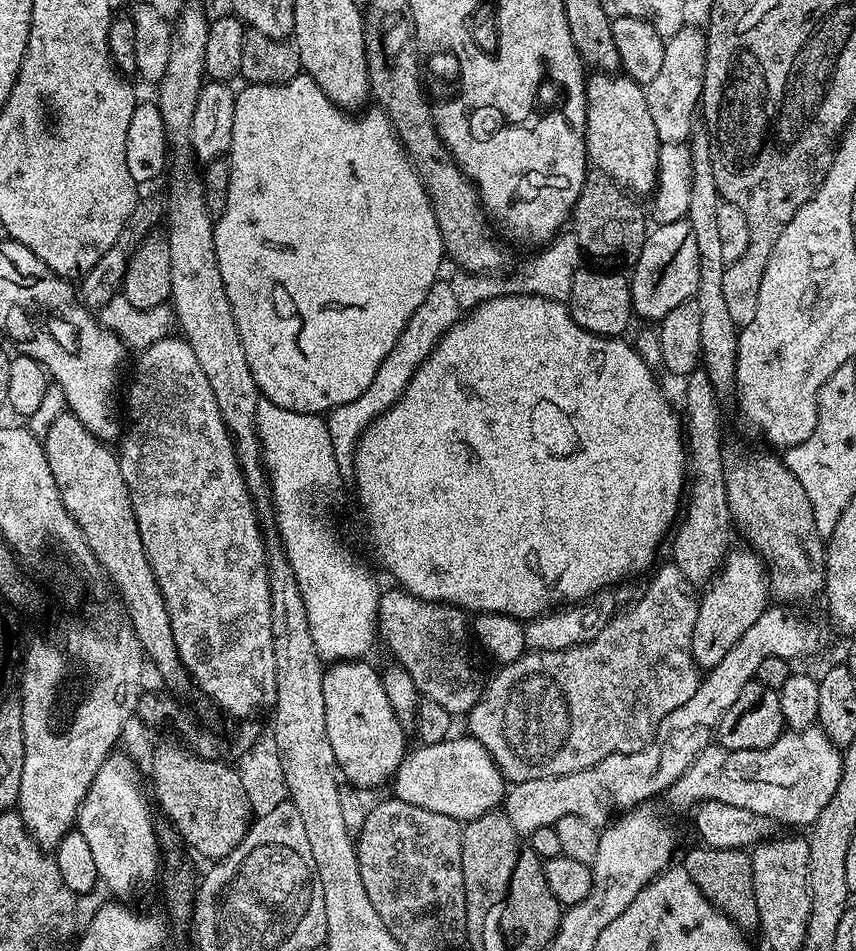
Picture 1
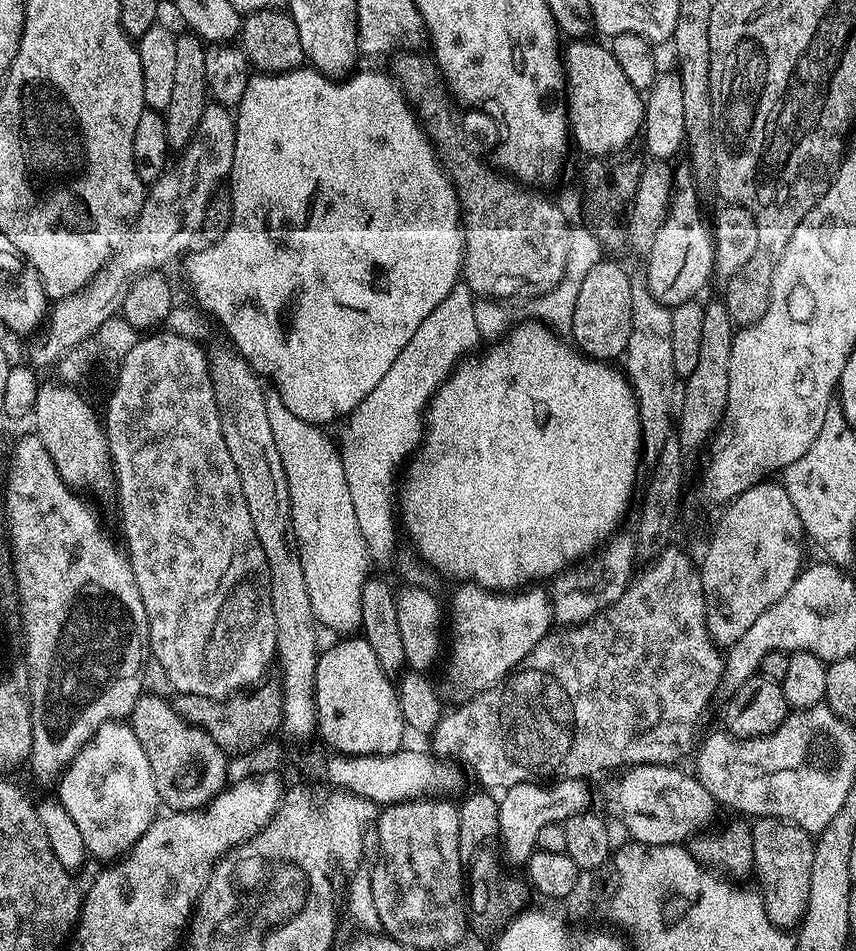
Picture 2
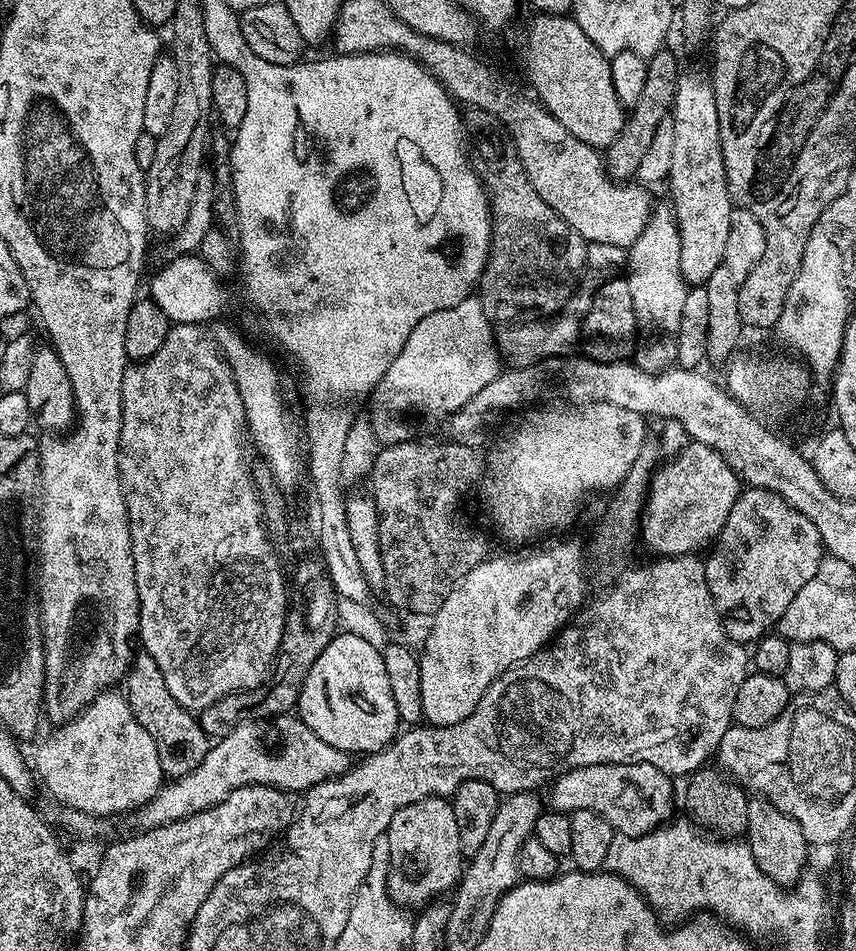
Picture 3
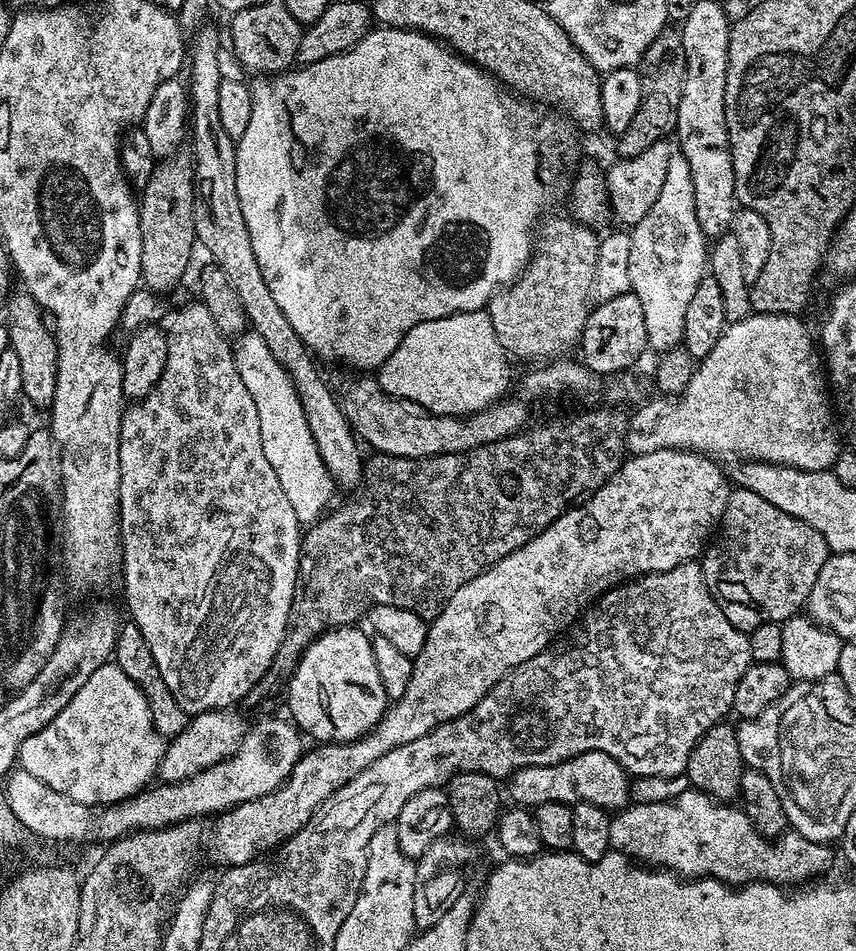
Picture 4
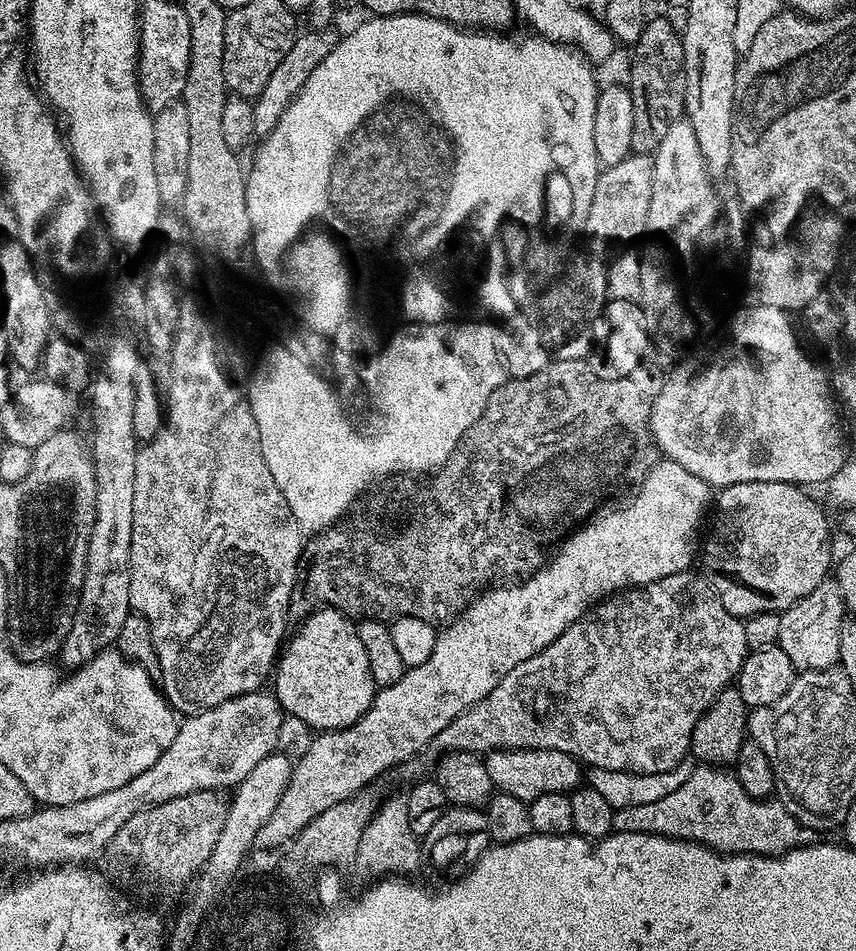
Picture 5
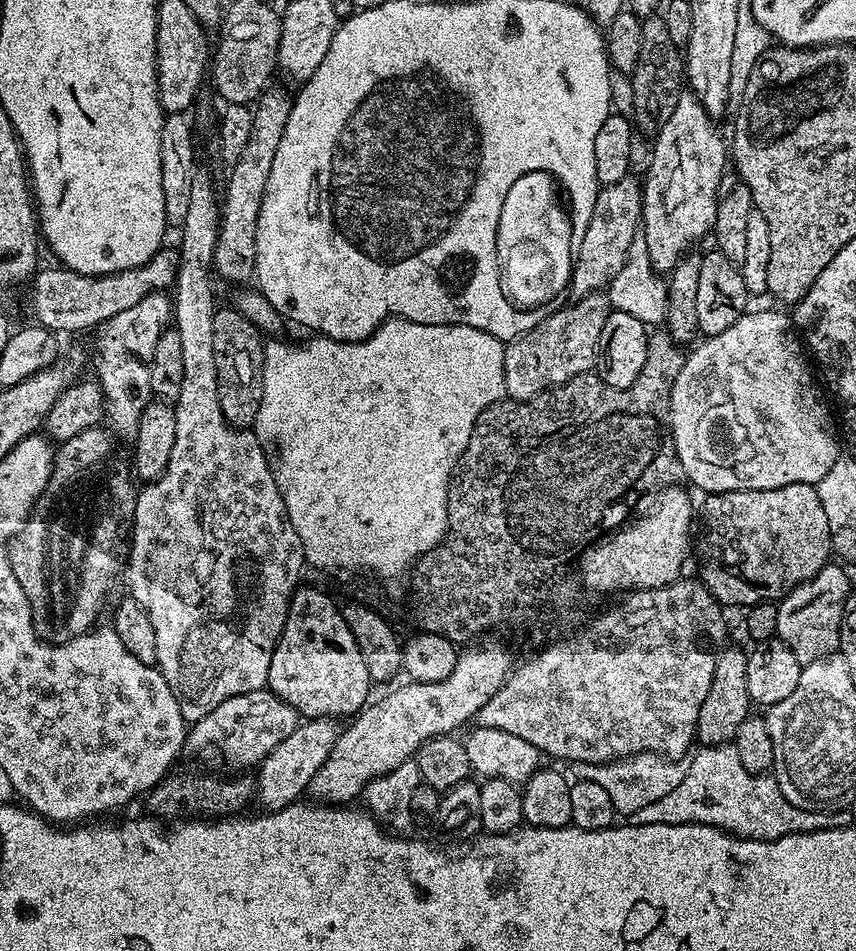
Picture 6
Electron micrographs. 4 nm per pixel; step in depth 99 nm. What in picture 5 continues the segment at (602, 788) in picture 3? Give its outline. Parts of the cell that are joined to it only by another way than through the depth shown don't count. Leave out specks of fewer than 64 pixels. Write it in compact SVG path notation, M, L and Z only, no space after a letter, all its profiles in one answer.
M499 748L483 757L490 782L496 792L511 794L525 802L531 802L542 794L551 792L571 793L581 787L581 761L562 750L542 750L541 748Z

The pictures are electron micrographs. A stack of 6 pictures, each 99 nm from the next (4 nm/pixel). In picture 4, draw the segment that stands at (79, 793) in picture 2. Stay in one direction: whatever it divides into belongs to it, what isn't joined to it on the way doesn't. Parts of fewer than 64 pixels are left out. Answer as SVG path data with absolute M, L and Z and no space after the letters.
M109 662L90 674L90 682L86 682L86 686L70 698L66 710L62 710L54 722L22 742L18 764L23 771L34 774L38 782L46 782L50 790L58 790L58 794L66 794L74 798L74 802L109 806L119 804L149 787L148 779L160 771L160 759L164 757L165 747L165 737L160 736L154 726L144 691L130 682L116 663Z

